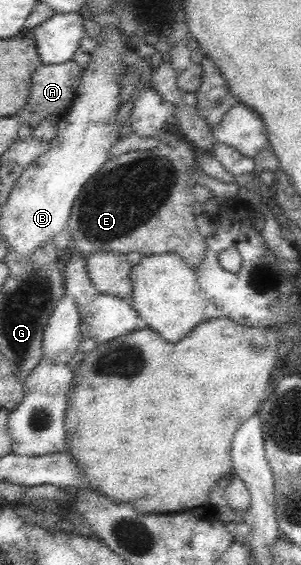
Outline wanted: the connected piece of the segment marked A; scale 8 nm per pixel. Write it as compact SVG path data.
M75 61L59 65L41 64L35 68L35 71L32 73L30 97L27 105L19 113L16 113L19 121L23 125L28 125L32 128L37 127L43 121L52 121L56 124L65 117L67 110L73 103L74 97L77 95L78 85L81 83L82 73L83 68L77 66Z

